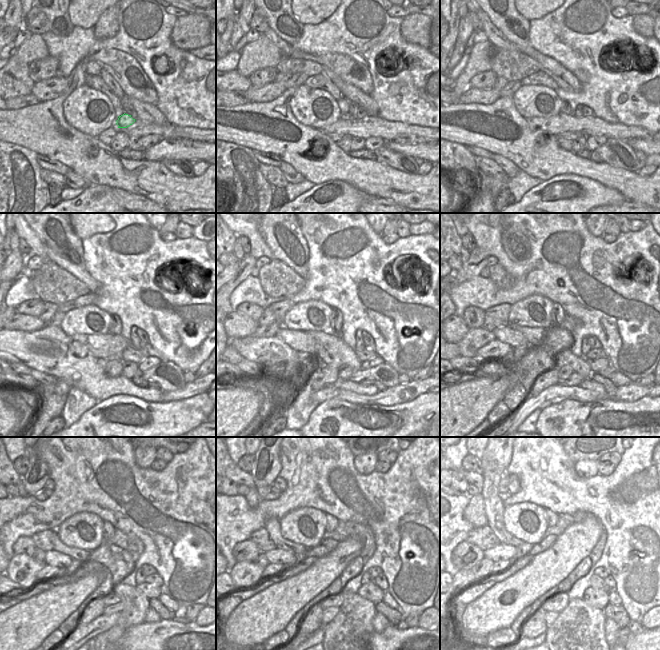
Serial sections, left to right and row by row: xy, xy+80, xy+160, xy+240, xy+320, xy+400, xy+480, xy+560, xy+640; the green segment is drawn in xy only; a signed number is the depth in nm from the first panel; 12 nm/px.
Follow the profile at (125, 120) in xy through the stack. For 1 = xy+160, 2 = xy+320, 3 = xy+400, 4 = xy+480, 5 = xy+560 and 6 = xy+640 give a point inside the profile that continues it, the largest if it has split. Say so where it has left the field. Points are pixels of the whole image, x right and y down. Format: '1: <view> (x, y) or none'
1: xy+160 (565, 109)
2: xy+320 (336, 320)
3: xy+400 (558, 314)
4: xy+480 (108, 529)
5: xy+560 (331, 522)
6: xy+640 (551, 517)

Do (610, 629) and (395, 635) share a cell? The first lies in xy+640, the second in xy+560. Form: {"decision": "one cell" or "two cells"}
{"decision": "two cells"}

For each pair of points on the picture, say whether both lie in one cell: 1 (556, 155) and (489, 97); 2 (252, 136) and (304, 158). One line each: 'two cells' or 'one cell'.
1: two cells
2: one cell

